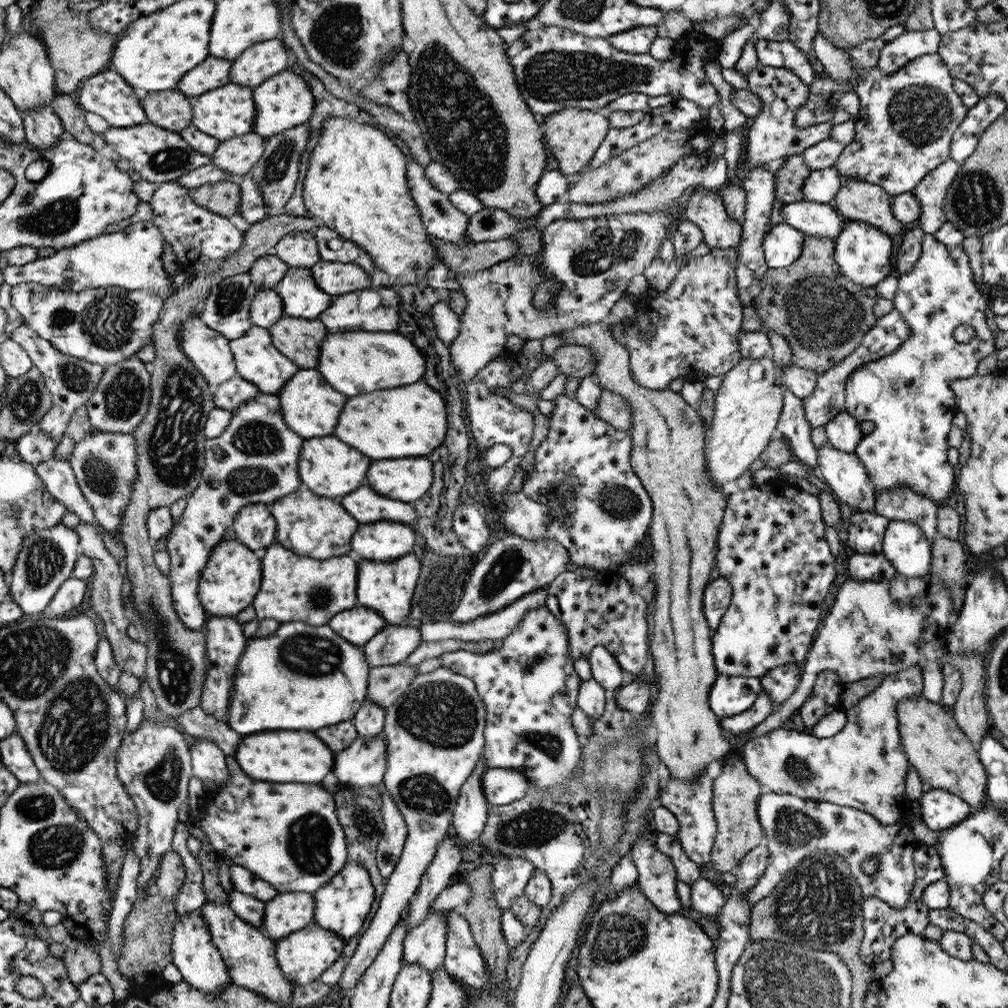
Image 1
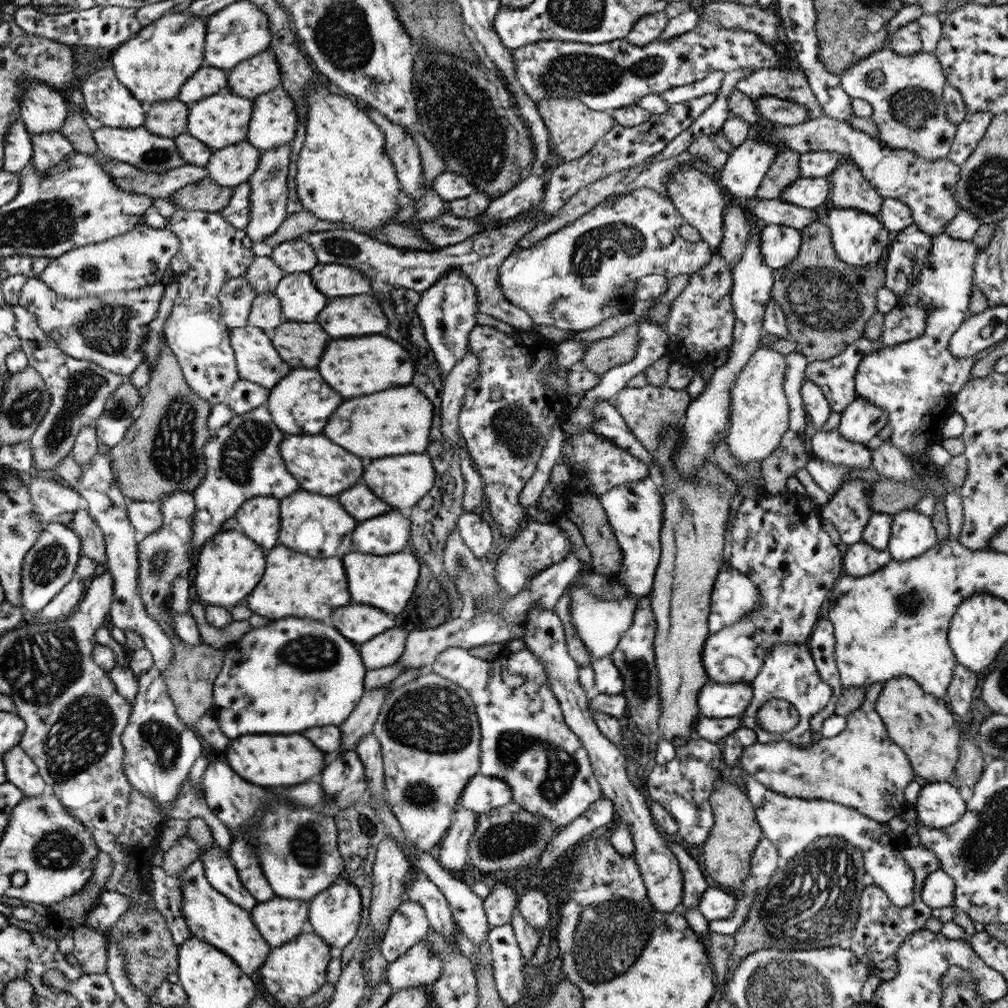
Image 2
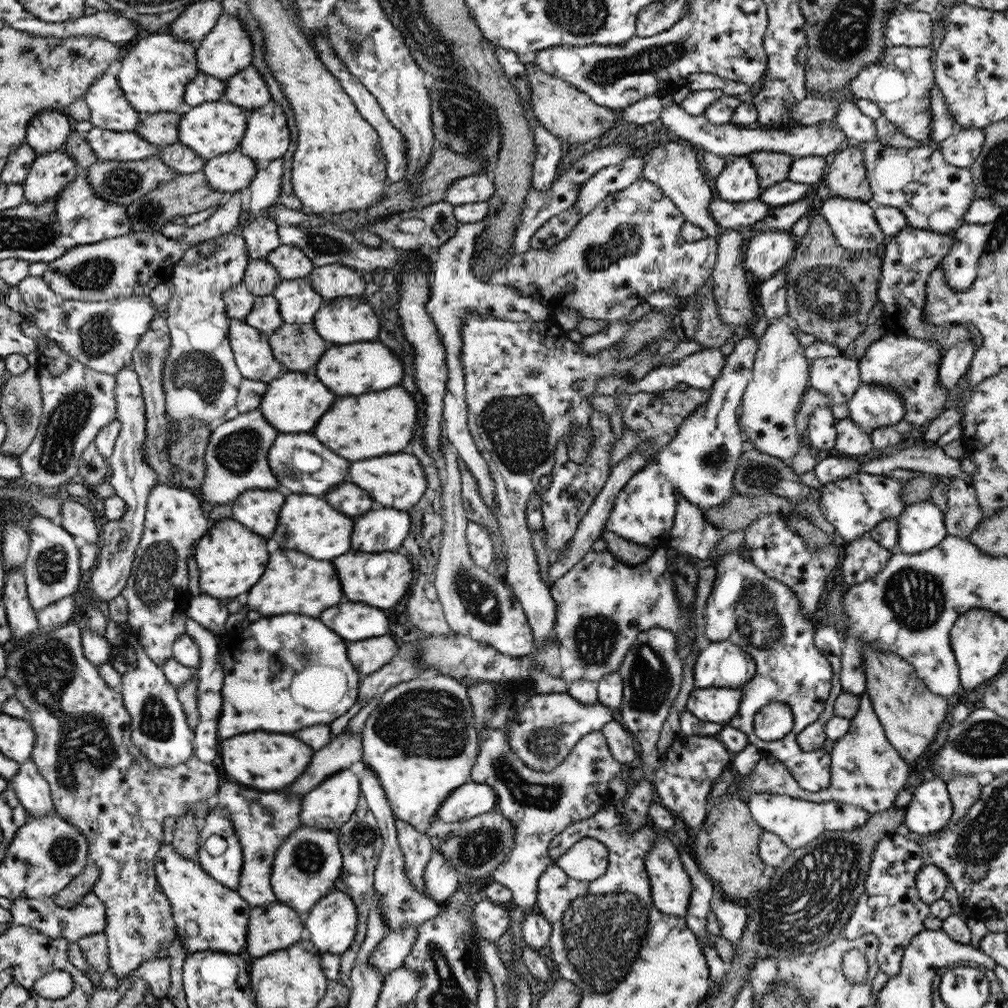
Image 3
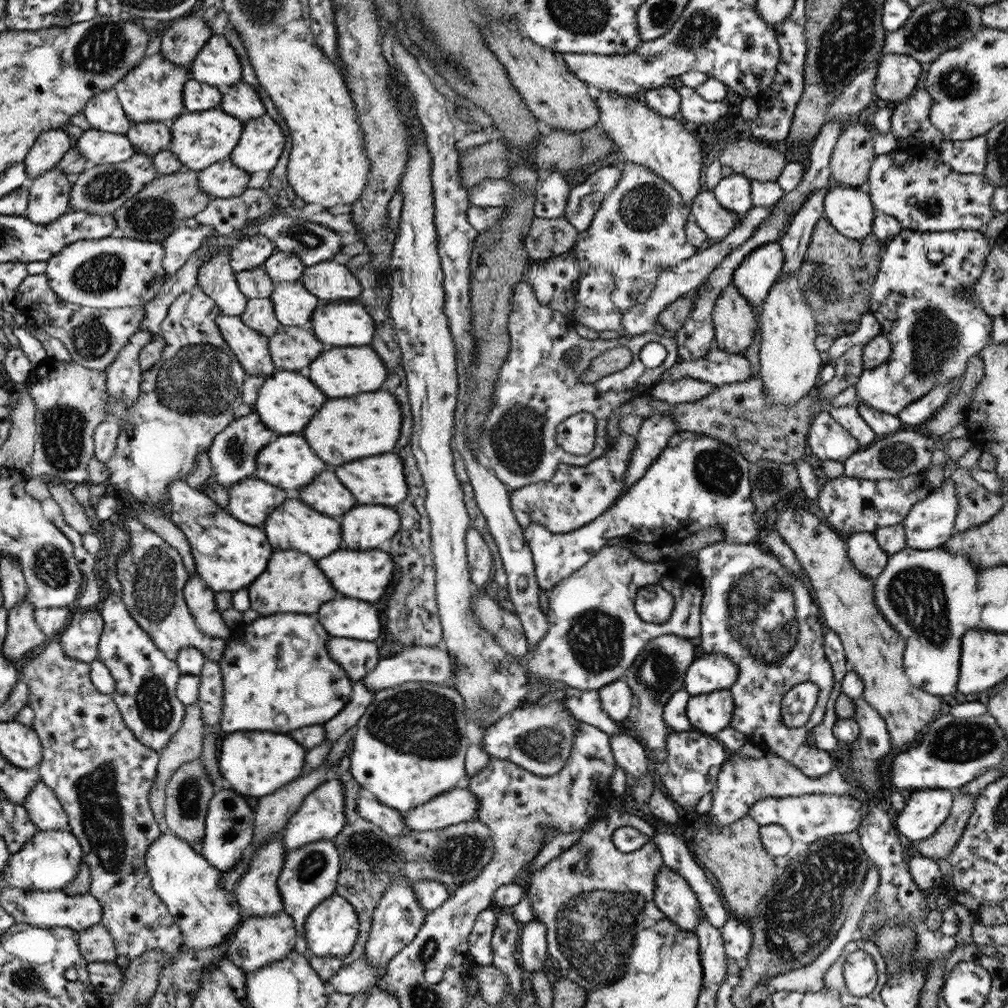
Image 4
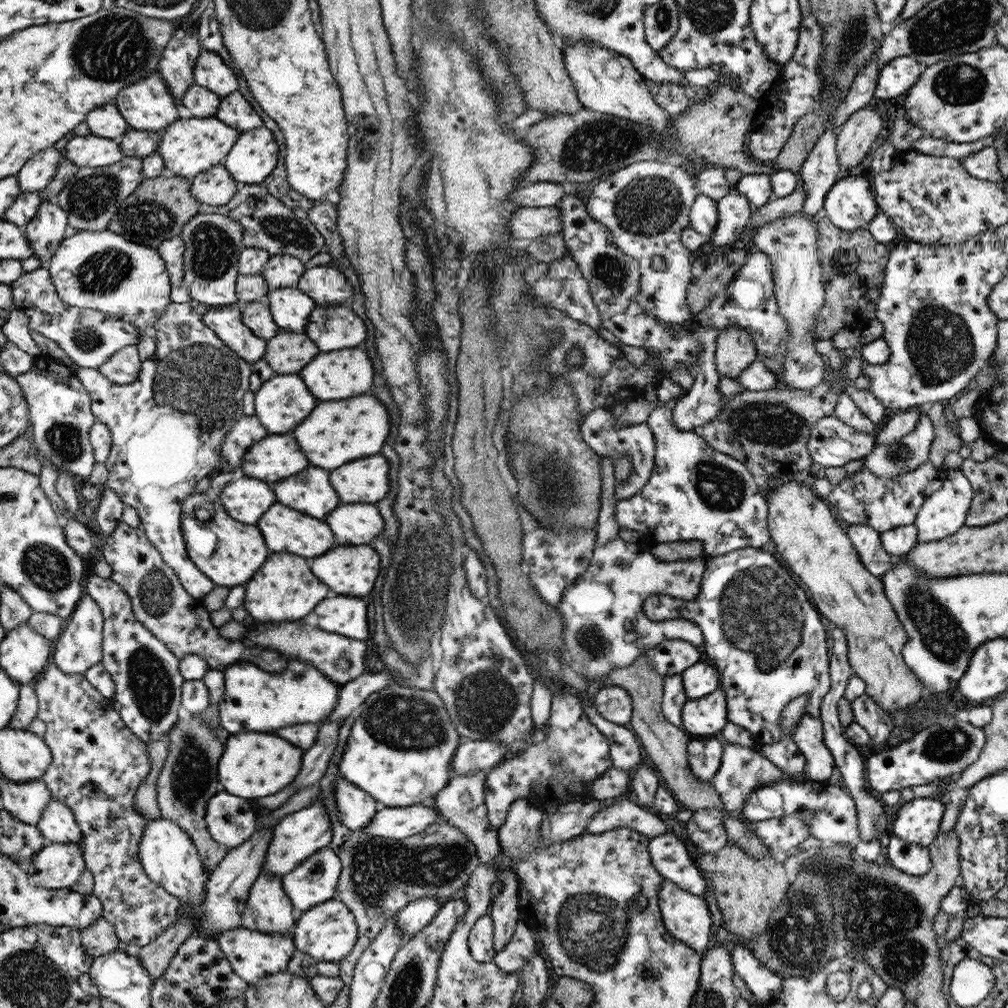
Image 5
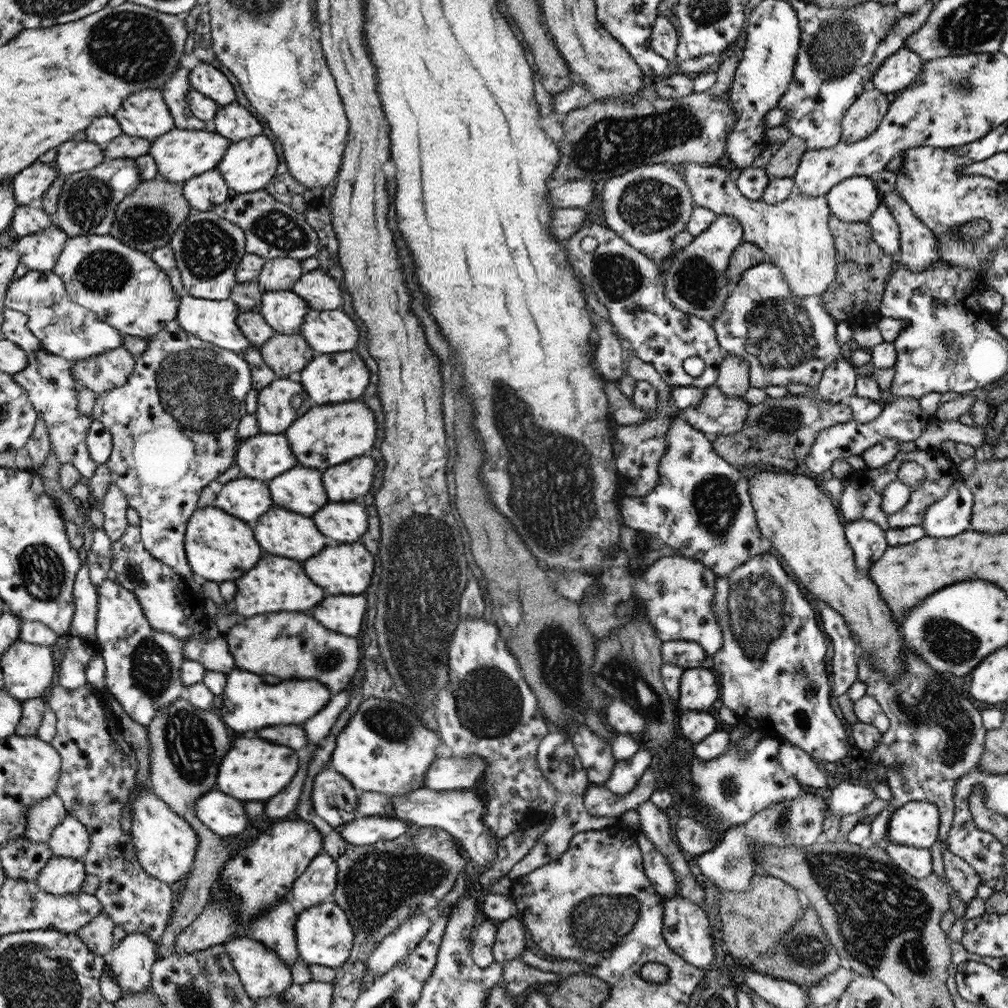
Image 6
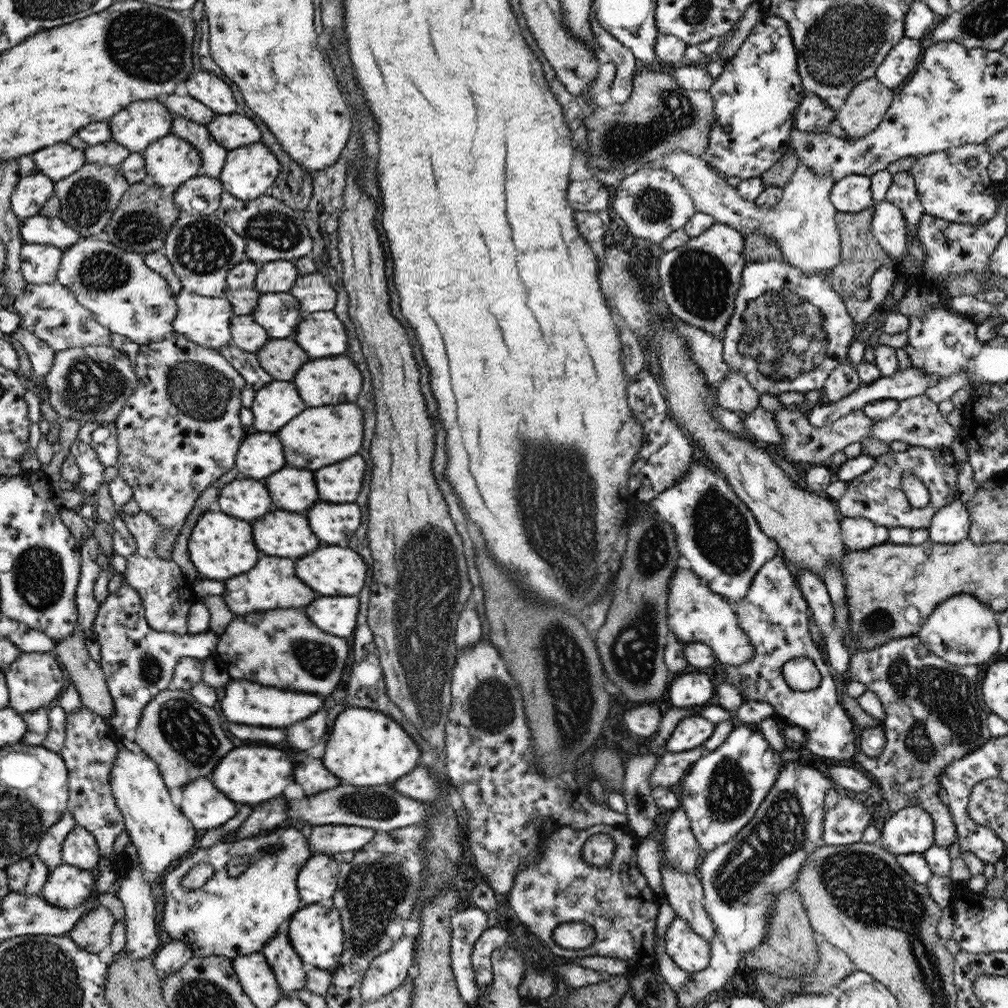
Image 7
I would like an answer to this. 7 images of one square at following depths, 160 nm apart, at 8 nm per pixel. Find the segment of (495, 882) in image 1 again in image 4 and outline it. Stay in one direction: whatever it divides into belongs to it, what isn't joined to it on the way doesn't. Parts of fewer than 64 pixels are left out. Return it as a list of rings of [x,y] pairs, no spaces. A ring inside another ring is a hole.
[[[489,907],[477,917],[473,930],[469,936],[470,955],[472,960],[478,964],[493,964],[493,955],[491,948],[491,938],[497,919],[497,909]]]

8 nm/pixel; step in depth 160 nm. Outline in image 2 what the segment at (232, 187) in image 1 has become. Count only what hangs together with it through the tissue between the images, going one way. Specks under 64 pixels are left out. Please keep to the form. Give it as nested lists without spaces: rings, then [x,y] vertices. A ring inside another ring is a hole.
[[[209,176],[172,193],[168,199],[171,204],[184,210],[219,212],[229,204],[233,196],[230,186],[220,186]]]

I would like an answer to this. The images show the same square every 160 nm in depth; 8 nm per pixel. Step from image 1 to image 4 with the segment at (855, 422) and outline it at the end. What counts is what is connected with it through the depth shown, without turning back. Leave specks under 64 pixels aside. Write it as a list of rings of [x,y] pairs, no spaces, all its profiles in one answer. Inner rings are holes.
[[[902,229],[891,238],[881,252],[879,271],[872,285],[869,312],[881,325],[881,336],[892,344],[892,354],[886,364],[874,370],[864,370],[855,384],[857,399],[878,410],[897,416],[912,402],[930,393],[932,389],[964,375],[968,362],[990,345],[992,321],[989,314],[975,303],[975,282],[983,273],[986,257],[993,249],[984,230],[952,230],[937,233],[914,232]]]

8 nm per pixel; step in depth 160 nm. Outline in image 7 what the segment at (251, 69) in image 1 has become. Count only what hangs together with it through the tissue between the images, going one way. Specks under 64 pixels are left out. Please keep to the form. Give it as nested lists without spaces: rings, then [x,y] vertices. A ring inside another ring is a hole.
[[[242,110],[217,115],[206,129],[227,151],[261,142],[261,124]]]

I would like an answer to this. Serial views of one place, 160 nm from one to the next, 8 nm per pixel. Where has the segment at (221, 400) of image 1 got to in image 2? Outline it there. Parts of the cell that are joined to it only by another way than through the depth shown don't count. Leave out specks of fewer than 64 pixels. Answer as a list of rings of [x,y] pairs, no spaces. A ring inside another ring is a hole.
[[[239,378],[224,403],[236,414],[242,415],[266,405],[268,398],[269,391],[266,388],[255,382]]]

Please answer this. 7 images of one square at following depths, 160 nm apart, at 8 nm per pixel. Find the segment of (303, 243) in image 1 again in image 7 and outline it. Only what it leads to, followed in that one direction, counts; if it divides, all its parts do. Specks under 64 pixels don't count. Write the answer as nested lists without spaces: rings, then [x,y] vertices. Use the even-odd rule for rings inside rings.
[[[278,260],[259,265],[254,288],[260,293],[289,292],[300,276],[291,261]]]

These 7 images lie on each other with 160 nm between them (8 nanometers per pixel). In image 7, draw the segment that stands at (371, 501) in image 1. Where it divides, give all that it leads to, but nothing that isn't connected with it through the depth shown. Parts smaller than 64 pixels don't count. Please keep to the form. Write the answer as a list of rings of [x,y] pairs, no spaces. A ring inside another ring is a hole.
[[[278,470],[274,478],[266,478],[266,486],[270,486],[270,494],[274,494],[274,502],[278,502],[280,510],[302,512],[318,500],[318,490],[310,470]]]

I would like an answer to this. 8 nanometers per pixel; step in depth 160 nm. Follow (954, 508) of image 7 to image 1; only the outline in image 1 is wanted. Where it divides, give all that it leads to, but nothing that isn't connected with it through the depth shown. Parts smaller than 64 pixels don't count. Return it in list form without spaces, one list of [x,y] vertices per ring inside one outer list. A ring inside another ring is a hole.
[[[889,521],[882,546],[882,554],[908,578],[921,577],[931,569],[931,544],[913,522]]]

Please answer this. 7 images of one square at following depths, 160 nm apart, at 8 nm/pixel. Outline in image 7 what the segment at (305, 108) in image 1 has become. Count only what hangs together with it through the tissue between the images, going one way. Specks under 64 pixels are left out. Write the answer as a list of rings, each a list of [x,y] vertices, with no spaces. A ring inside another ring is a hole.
[[[256,142],[254,145],[242,146],[228,151],[223,172],[221,173],[221,183],[224,192],[229,192],[238,200],[254,200],[264,195],[274,184],[278,176],[280,164],[276,160],[276,155],[272,154],[270,148],[265,143]]]

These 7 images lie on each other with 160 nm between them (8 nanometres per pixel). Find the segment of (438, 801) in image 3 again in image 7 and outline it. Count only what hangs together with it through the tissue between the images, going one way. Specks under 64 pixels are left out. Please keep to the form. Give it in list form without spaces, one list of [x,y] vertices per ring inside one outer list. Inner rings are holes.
[[[362,707],[348,708],[330,725],[322,760],[334,776],[348,784],[357,787],[391,785],[417,767],[418,747],[391,716]]]

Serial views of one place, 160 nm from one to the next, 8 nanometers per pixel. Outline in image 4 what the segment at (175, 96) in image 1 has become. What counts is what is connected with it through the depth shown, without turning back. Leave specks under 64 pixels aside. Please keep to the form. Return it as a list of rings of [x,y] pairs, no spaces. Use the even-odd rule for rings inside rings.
[[[133,122],[132,129],[125,135],[138,154],[152,156],[168,149],[172,140],[170,123],[162,122]]]

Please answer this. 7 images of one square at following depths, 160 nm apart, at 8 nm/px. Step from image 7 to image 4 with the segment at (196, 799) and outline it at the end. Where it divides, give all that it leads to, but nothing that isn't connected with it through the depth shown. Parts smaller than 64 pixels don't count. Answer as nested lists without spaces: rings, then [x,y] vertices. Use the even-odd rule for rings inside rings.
[[[232,789],[219,791],[209,802],[209,812],[205,819],[205,839],[200,851],[202,858],[212,863],[221,874],[234,870],[251,847],[254,824],[254,811],[250,809],[242,795]]]

